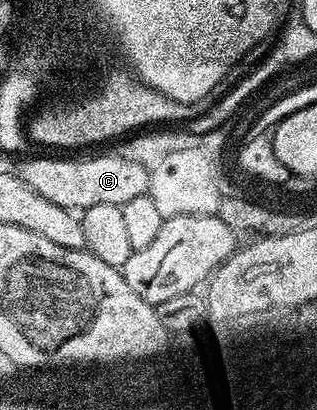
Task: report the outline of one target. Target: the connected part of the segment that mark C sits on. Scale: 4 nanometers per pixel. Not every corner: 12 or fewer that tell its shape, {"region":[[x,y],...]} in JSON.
{"region":[[122,154],[44,156],[16,174],[62,208],[147,195],[149,169]]}

